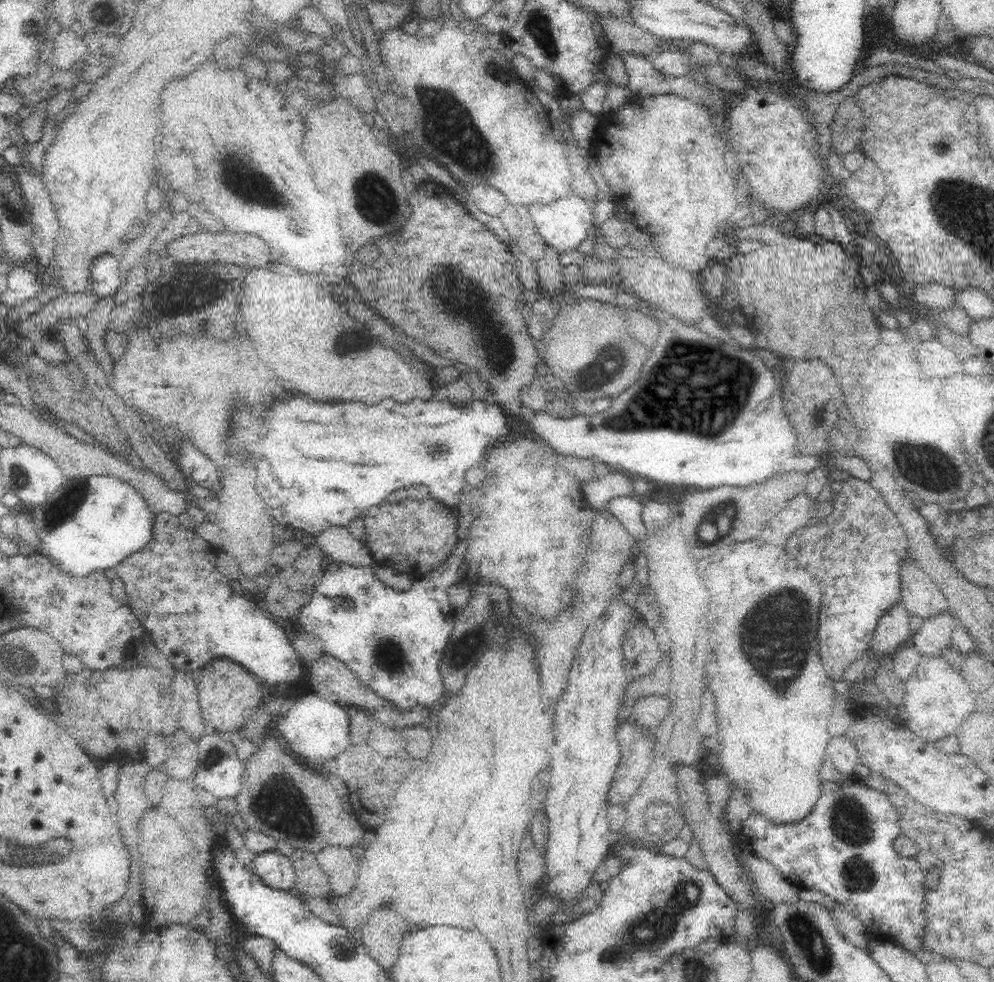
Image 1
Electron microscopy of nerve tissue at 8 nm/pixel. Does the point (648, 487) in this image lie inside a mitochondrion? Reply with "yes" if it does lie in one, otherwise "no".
no

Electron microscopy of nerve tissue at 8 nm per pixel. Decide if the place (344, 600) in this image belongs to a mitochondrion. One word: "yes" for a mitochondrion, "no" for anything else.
no

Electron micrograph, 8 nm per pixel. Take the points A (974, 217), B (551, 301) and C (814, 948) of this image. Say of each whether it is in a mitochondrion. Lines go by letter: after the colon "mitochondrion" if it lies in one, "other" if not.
A: mitochondrion
B: other
C: mitochondrion

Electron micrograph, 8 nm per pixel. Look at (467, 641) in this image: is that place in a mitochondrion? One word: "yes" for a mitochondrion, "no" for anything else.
yes

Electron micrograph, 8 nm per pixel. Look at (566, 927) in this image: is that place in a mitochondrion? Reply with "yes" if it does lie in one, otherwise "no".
no

